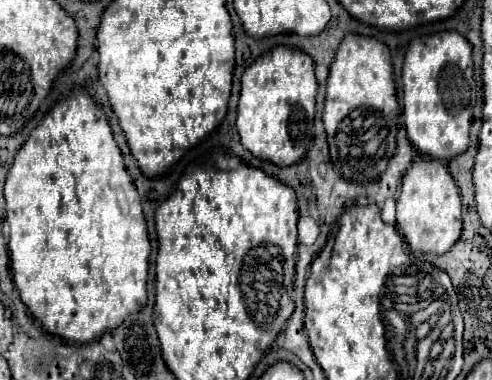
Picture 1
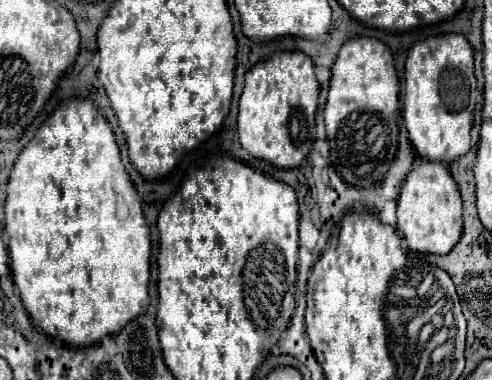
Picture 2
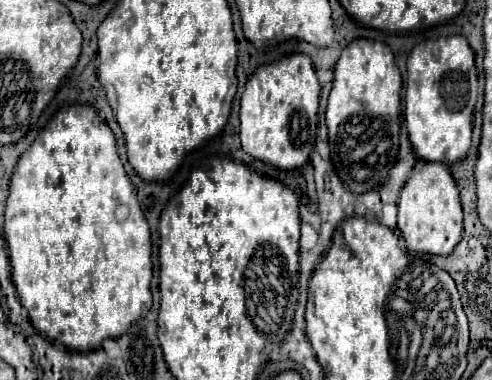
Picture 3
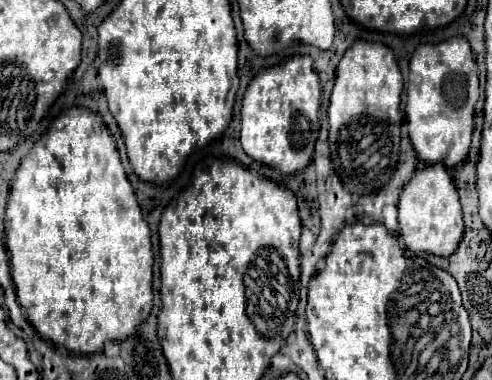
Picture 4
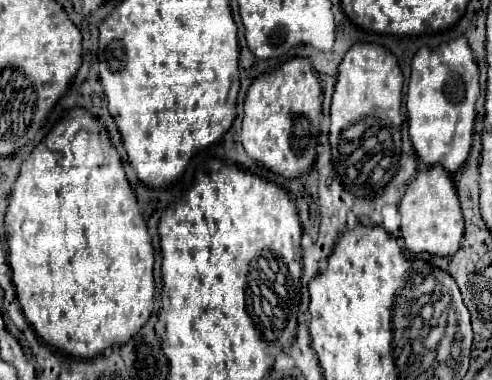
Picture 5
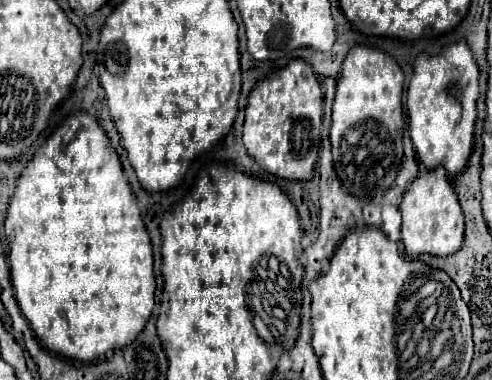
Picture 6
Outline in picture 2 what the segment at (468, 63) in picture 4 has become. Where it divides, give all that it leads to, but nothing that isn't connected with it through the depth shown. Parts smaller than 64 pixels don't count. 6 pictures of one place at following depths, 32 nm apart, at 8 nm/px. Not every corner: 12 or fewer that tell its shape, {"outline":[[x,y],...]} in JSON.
{"outline":[[462,34],[416,42],[404,120],[418,156],[470,148],[474,52]]}

